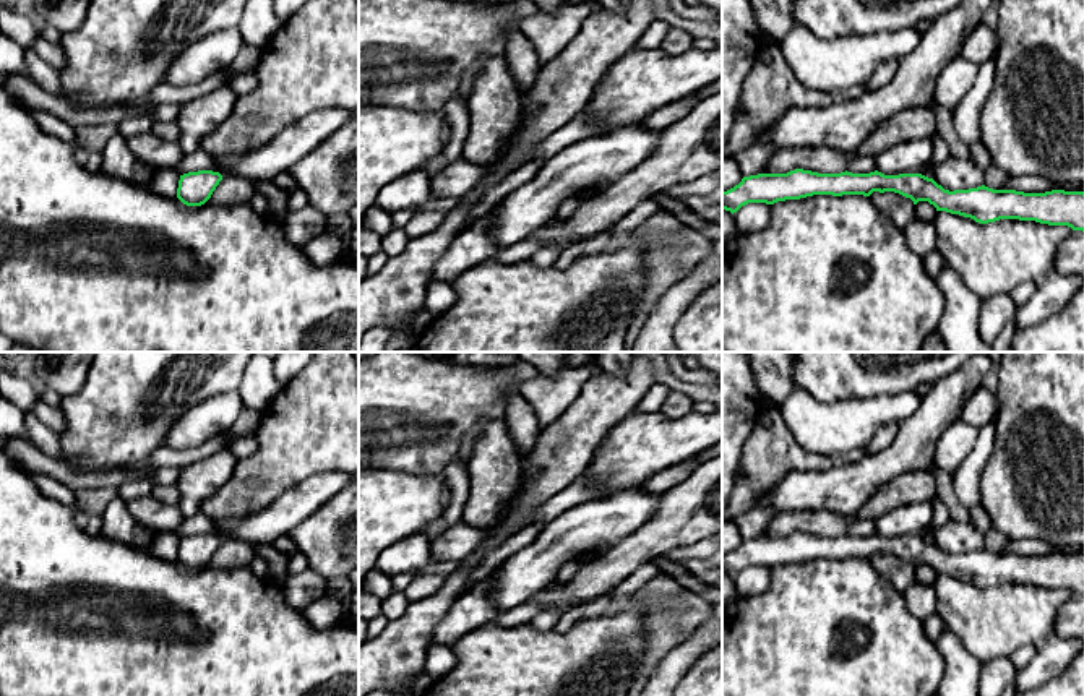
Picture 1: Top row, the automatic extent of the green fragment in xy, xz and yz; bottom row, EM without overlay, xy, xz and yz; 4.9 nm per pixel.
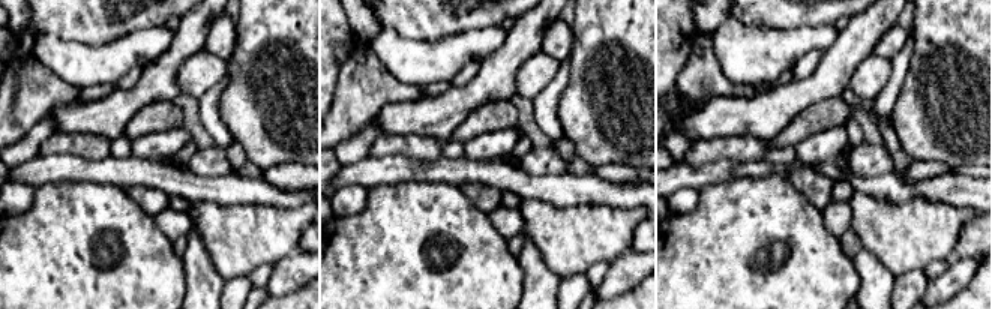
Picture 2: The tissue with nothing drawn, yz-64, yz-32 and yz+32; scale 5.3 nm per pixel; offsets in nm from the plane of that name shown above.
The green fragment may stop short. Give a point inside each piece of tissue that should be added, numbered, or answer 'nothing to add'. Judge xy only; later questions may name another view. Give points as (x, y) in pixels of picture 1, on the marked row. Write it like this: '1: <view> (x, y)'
nothing to add

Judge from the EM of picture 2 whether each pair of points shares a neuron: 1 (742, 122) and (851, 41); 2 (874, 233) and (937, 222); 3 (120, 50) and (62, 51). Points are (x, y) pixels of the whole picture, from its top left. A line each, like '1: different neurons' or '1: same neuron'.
1: same neuron
2: same neuron
3: same neuron

